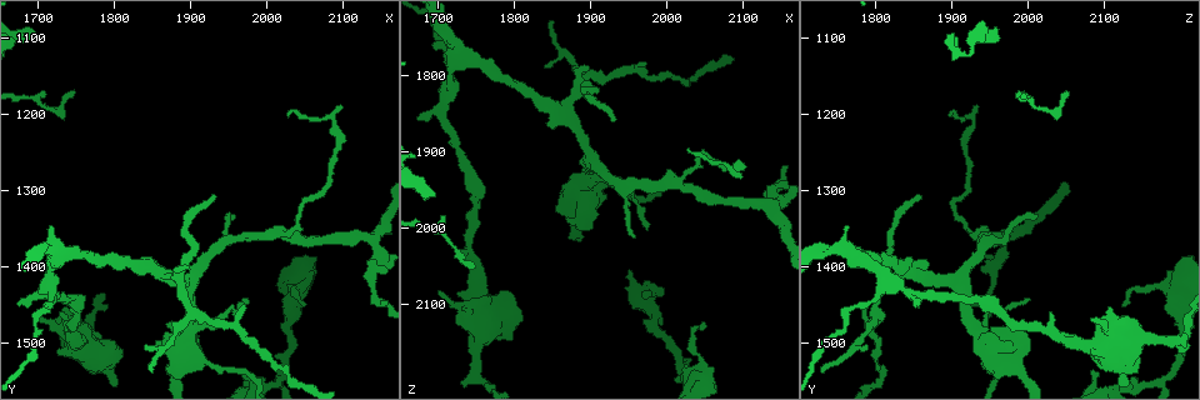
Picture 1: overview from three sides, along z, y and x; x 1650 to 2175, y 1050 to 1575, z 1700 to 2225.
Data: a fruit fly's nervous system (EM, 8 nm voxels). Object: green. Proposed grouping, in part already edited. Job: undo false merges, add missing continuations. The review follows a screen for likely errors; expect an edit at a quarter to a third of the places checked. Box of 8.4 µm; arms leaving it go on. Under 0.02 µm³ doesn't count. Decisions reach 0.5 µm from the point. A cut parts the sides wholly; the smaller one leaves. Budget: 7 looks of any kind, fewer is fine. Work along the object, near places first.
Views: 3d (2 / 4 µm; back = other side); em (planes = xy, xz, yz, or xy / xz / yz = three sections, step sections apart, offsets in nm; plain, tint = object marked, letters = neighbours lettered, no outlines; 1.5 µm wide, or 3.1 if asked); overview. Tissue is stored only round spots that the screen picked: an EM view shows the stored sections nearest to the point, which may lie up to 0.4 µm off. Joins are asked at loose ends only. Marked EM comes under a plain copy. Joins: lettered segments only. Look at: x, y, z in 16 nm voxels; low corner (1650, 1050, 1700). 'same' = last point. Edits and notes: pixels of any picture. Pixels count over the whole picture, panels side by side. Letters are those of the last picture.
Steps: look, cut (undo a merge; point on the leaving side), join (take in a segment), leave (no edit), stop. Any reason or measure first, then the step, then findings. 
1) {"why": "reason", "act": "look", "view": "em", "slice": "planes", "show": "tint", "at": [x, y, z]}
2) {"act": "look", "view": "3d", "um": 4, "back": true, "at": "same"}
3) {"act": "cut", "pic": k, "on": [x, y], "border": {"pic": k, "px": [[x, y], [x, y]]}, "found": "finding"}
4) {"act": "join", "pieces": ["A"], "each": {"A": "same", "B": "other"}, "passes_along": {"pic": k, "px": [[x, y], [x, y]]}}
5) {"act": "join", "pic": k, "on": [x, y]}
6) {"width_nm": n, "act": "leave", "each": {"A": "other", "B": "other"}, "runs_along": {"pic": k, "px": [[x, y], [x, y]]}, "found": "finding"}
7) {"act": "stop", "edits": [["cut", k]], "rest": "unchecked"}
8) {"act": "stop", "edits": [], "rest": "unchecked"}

{"why": "tapers out", "act": "look", "view": "3d", "um": 2, "at": [1840, 1505, 1785]}

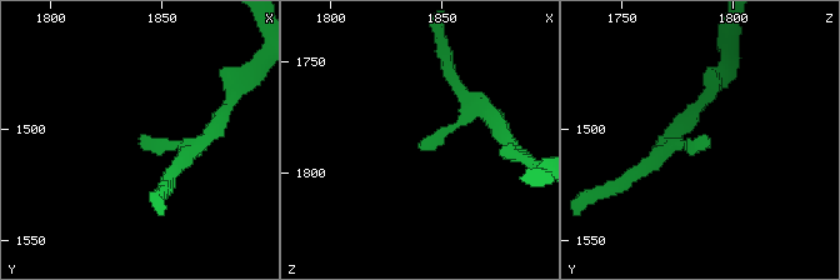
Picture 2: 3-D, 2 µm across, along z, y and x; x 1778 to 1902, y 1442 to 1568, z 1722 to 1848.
{"act": "look", "view": "em", "slice": "xy", "step": 4, "show": "letters", "at": [1840, 1505, 1789]}

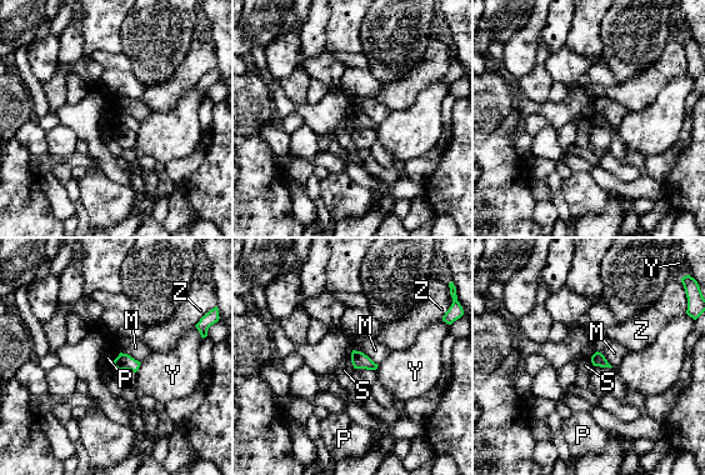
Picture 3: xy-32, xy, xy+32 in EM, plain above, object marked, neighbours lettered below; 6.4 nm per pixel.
{"act": "look", "view": "em", "slice": "planes", "show": "letters", "at": "same"}

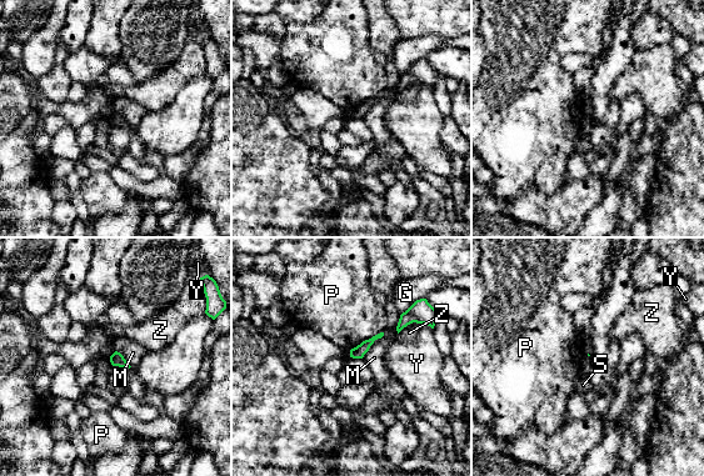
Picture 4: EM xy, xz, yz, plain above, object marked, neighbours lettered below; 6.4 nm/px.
{"act": "leave", "each": {"G": "other", "M": "other", "P": "other", "S": "other", "Y": "other", "Z": "other"}, "found": "none of them fits"}

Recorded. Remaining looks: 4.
{"why": "two arms in line, one across", "act": "look", "view": "em", "slice": "planes", "show": "letters", "at": [1865, 1405, 1850]}

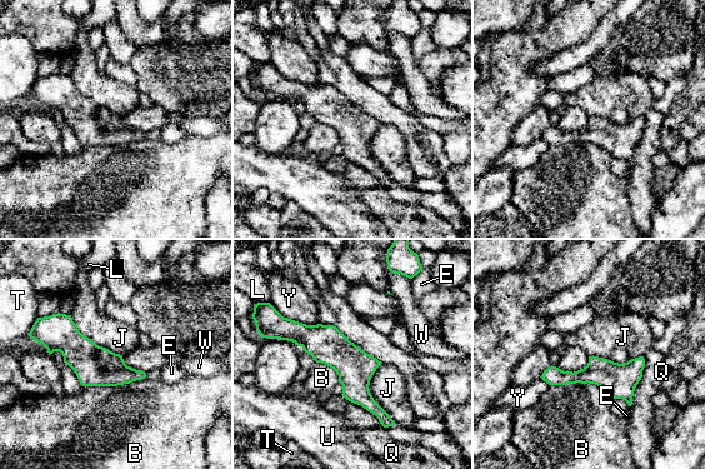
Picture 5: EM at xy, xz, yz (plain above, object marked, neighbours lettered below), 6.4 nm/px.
{"act": "leave", "each": {"B": "other", "E": "other", "J": "other", "L": "other", "Q": "other", "T": "other", "U": "other", "W": "other", "Y": "other"}, "runs_along": {"pic": 5, "px": [[288, 330], [318, 340], [389, 423]]}, "found": "one cell here"}

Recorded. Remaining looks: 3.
{"why": "tapers out", "act": "look", "view": "em", "slice": "xy", "step": 8, "show": "letters", "at": [1970, 1450, 1780]}

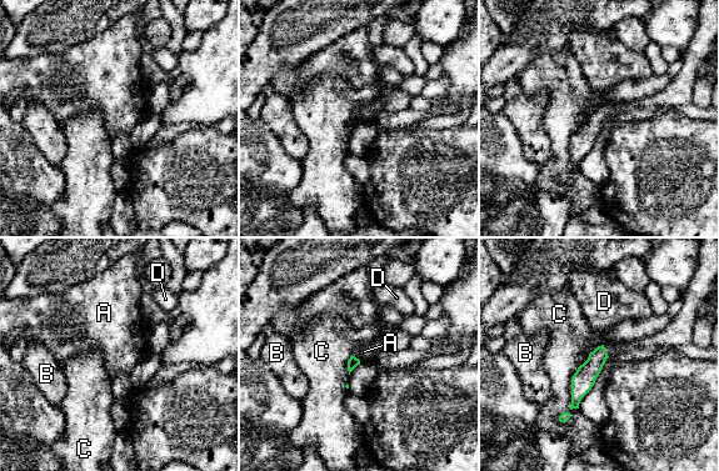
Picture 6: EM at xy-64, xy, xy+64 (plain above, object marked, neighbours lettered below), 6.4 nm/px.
{"why": "cut it another way", "act": "look", "view": "em", "slice": "planes", "show": "letters", "at": "same"}

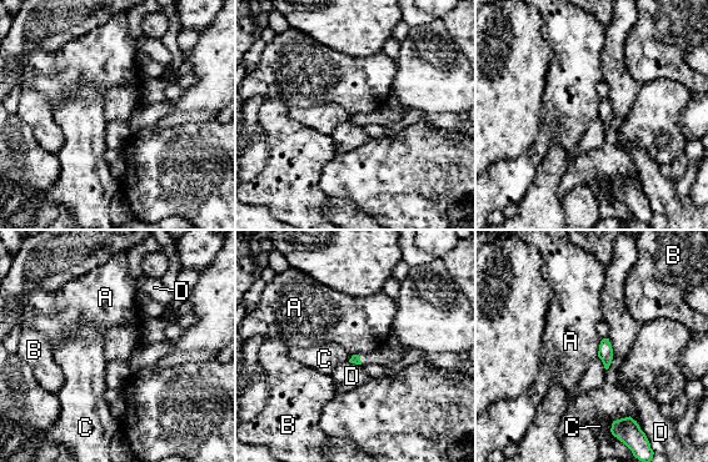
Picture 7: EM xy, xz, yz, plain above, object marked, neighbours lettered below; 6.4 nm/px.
{"act": "leave", "each": {"A": "other", "B": "other", "C": "other", "D": "other"}, "border": {"pic": 7, "px": [[602, 340], [597, 356]]}, "found": "none of them fits"}

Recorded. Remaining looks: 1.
{"act": "stop", "edits": [], "rest": "unchecked"}

